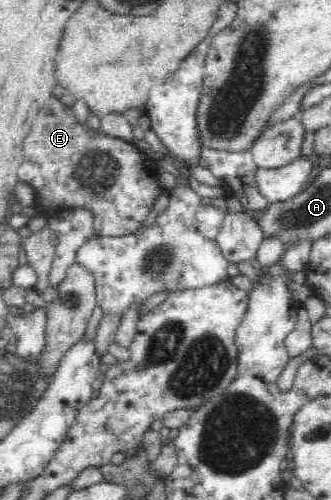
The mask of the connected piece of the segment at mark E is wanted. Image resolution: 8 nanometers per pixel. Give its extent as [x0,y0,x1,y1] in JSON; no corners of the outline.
[17,97,165,236]

